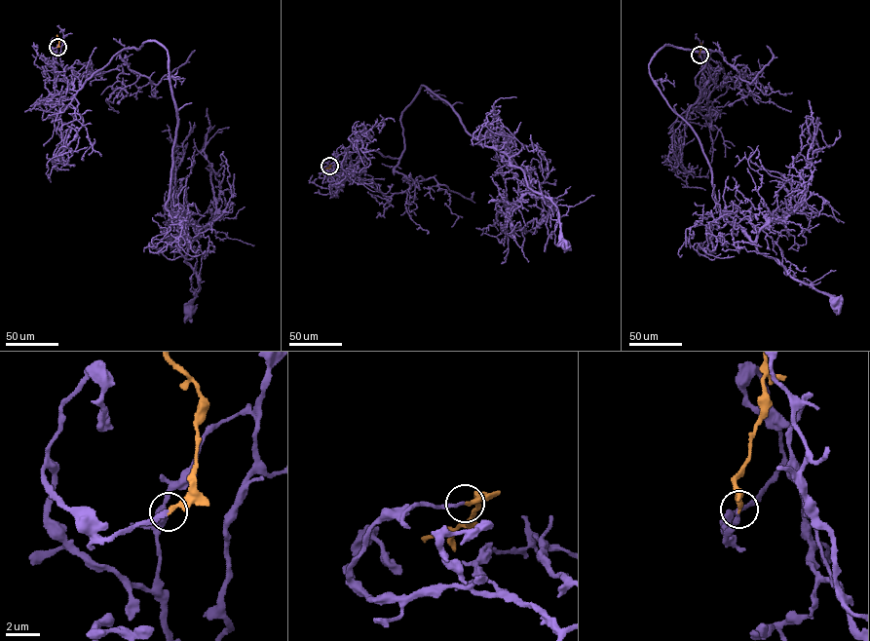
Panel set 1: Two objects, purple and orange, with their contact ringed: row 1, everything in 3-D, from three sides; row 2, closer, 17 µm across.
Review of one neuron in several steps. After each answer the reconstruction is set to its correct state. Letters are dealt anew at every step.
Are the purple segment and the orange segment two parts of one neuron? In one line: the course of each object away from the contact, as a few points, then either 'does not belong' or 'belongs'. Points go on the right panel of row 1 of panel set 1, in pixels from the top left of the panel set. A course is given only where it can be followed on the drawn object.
purple runs (699, 55), (720, 70), (704, 95), (712, 51), (664, 45), (649, 75), (721, 212), (834, 303); orange runs (699, 55), (701, 42); does not belong

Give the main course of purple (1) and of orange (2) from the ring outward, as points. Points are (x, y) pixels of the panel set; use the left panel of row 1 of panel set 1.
1: (57, 47), (48, 62), (77, 91), (125, 48), (166, 50), (177, 122), (166, 208), (200, 287), (189, 311)
2: (57, 47), (56, 34)

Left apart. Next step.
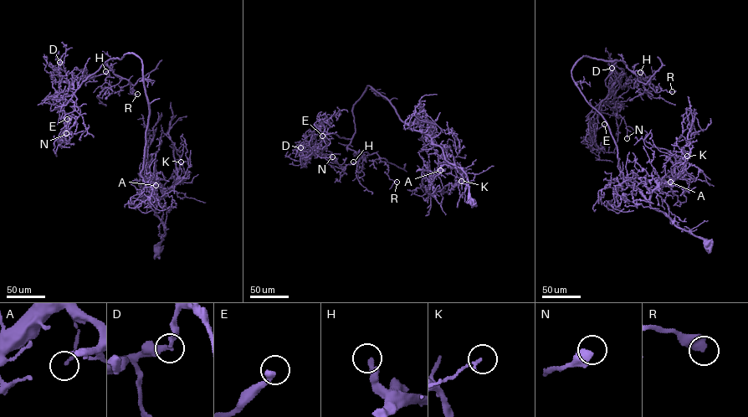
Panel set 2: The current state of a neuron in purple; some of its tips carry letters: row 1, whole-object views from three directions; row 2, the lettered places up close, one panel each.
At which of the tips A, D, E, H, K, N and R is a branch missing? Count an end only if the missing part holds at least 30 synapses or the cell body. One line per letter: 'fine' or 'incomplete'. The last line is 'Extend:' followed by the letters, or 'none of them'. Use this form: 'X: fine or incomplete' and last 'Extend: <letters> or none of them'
A: fine
D: fine
E: fine
H: fine
K: fine
N: fine
R: fine
Extend: none of them

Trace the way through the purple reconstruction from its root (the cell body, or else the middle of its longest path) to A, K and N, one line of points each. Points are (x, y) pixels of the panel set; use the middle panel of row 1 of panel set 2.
A: (471, 201), (467, 175), (445, 159), (443, 149), (448, 152), (447, 161), (440, 164), (440, 170)
K: (471, 201), (467, 175), (445, 159), (443, 149), (448, 152), (448, 165), (460, 171), (461, 181)
N: (471, 201), (465, 172), (369, 85), (353, 105), (352, 138), (313, 133), (313, 151), (332, 157)

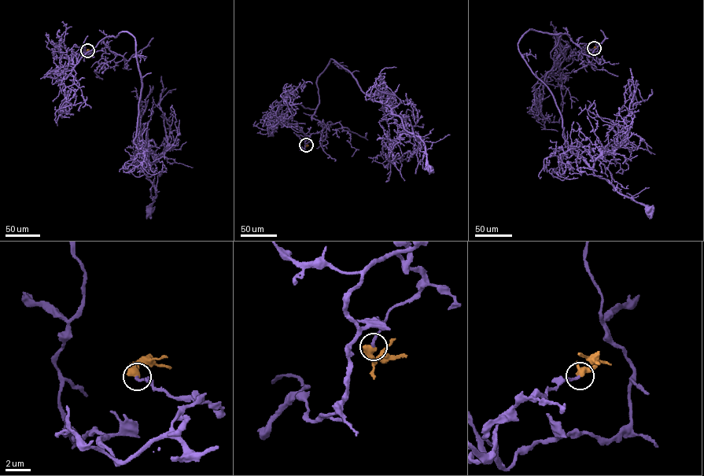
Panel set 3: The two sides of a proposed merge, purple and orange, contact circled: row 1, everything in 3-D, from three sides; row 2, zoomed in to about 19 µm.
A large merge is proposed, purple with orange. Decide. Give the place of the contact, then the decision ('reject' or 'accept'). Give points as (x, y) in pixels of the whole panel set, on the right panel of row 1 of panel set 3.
place (594, 48); accept

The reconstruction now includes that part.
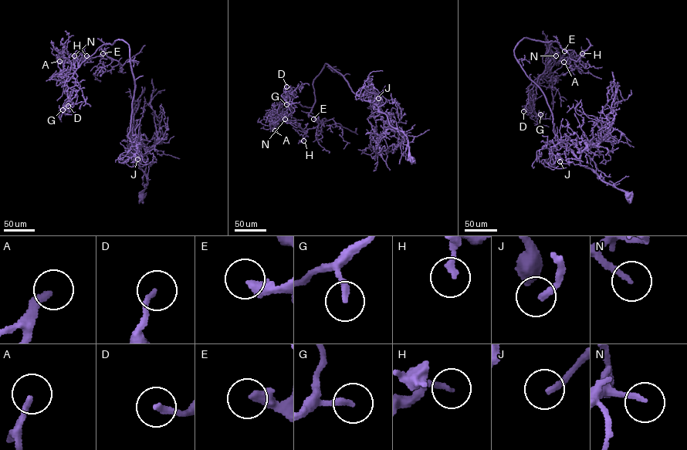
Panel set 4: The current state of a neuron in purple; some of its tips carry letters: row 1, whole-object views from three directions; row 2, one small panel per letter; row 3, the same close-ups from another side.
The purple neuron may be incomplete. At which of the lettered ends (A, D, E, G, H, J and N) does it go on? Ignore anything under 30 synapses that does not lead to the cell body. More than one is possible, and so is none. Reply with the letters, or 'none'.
A, E, J

